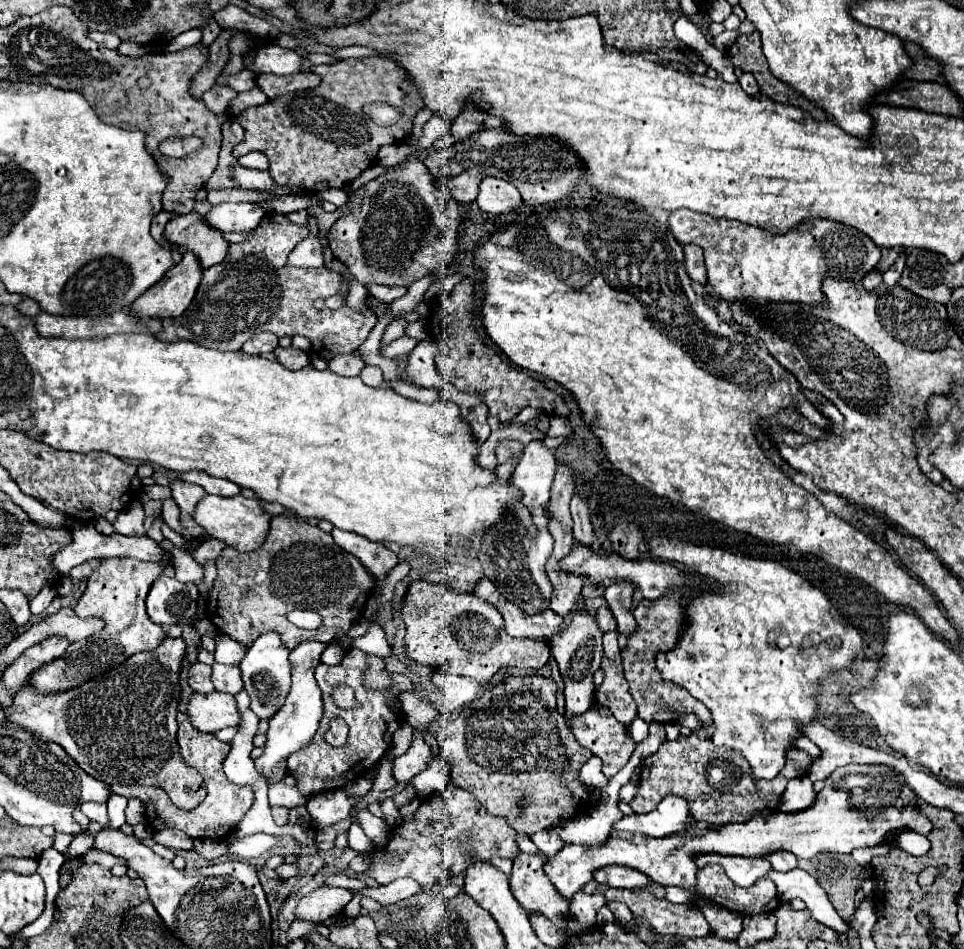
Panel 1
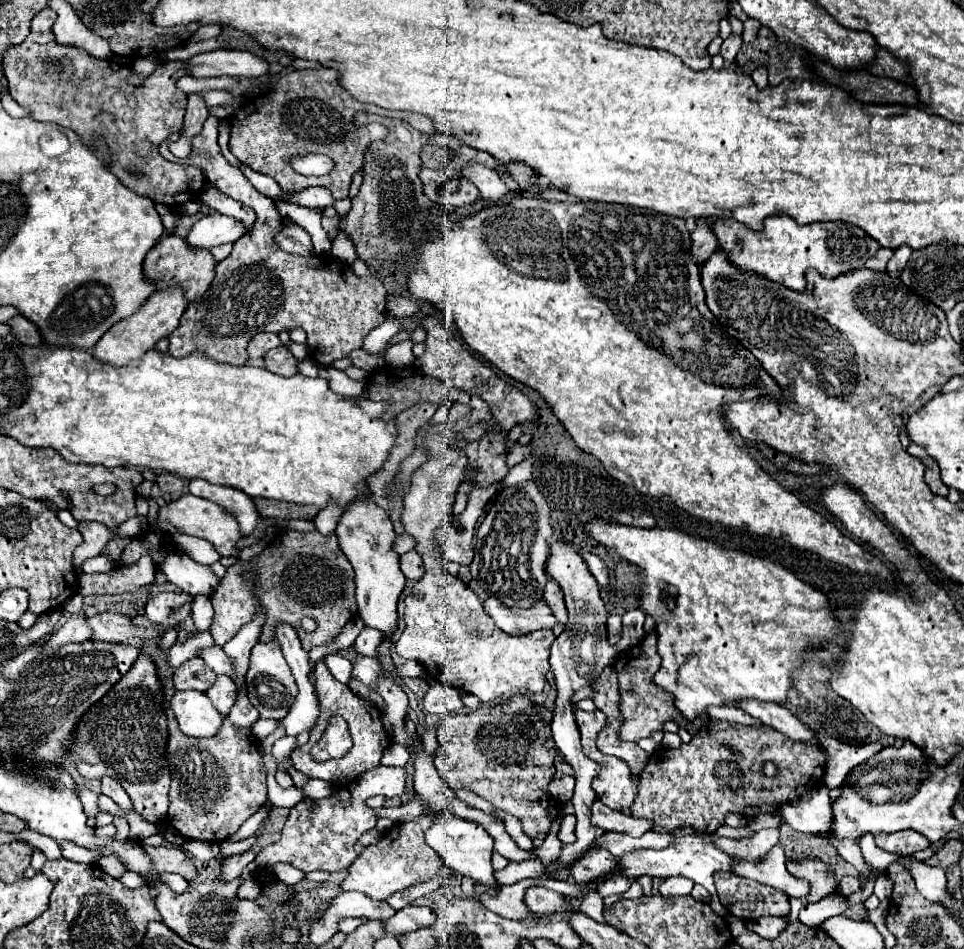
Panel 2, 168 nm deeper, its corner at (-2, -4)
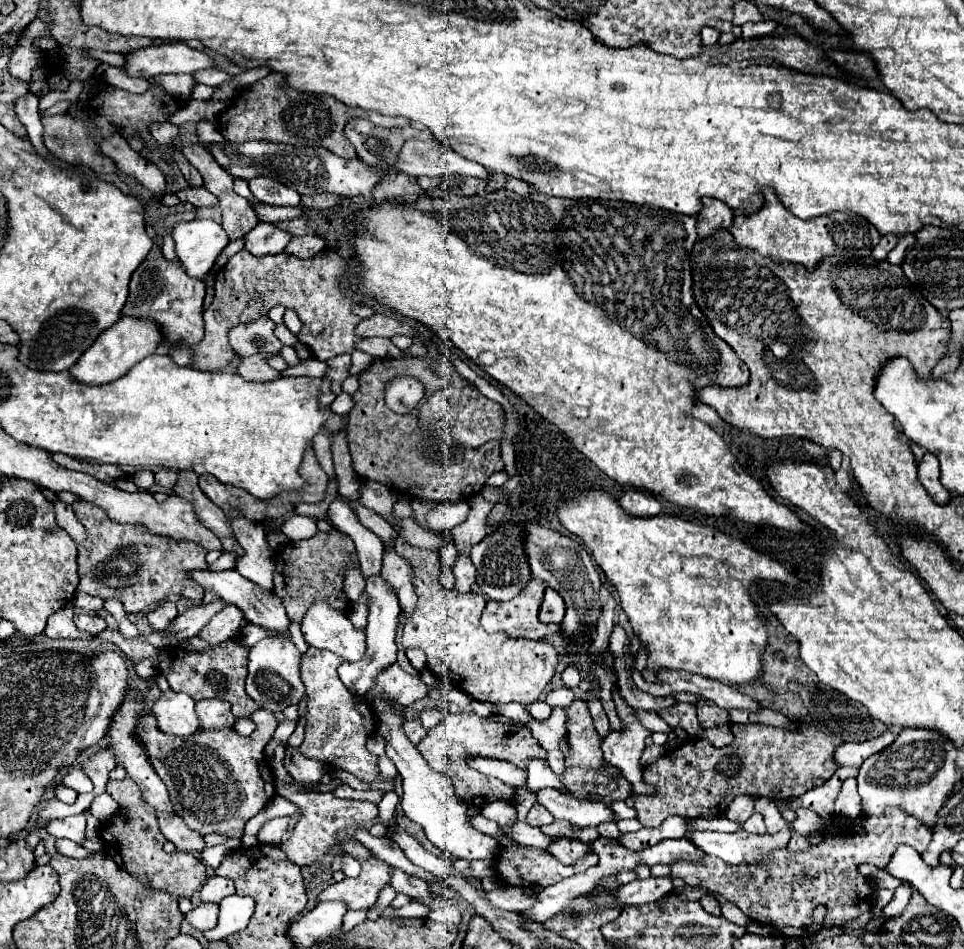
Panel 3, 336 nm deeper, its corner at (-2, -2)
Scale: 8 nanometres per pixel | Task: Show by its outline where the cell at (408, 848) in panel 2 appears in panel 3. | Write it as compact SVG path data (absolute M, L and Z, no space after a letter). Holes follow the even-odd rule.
M369 859L361 863L361 873L355 879L345 877L341 883L333 883L323 889L317 897L317 903L323 901L343 901L347 909L369 909L375 901L379 891L389 885L391 867L379 859Z

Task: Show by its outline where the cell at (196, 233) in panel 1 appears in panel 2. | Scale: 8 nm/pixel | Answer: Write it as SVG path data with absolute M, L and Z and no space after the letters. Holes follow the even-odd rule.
M163 237L145 257L143 271L147 279L157 283L157 289L165 289L169 285L181 285L185 289L185 295L189 301L201 299L203 293L209 289L213 277L215 277L215 257L211 255L209 249L193 249L183 237Z

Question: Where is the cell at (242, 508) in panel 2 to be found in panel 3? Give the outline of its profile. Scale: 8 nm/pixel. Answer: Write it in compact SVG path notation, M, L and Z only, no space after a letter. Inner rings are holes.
M241 515L229 519L239 545L245 549L245 557L237 561L237 571L257 583L263 589L273 589L275 551L265 541L265 531L259 523L247 521Z

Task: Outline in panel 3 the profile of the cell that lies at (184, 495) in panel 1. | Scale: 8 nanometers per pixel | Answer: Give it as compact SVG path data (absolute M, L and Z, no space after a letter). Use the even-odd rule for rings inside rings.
M159 469L159 471L155 473L155 483L157 483L157 485L161 485L161 487L173 489L175 481L177 481L177 473L175 473L175 471L171 471L171 469Z

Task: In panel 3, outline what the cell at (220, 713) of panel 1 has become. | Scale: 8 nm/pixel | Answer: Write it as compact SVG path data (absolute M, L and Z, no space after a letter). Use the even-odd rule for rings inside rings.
M165 691L151 707L151 715L157 719L159 731L167 735L191 735L199 729L195 715L195 701L185 693Z

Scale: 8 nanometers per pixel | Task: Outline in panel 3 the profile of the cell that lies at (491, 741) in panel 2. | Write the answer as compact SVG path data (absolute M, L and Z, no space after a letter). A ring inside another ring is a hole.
M475 713L449 715L445 721L429 729L425 739L421 739L421 743L417 745L417 749L437 773L443 773L451 779L457 799L463 799L465 803L475 805L475 807L485 805L489 801L497 801L497 799L509 801L509 797L513 797L513 789L503 785L499 779L491 779L491 777L481 775L479 771L473 771L467 765L469 755L495 757L495 759L511 761L513 765L519 765L519 767L525 767L529 757L539 757L539 759L547 757L541 745L533 739L531 731L527 731L527 727L517 727L517 725L505 727L501 723L487 723Z

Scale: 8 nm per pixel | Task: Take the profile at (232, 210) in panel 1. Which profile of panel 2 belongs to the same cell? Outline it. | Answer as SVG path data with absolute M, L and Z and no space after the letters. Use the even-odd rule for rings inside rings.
M213 213L213 215L199 219L193 225L191 233L187 235L187 243L193 247L211 249L221 243L233 243L245 233L247 233L247 227L239 219L221 215L221 213Z

